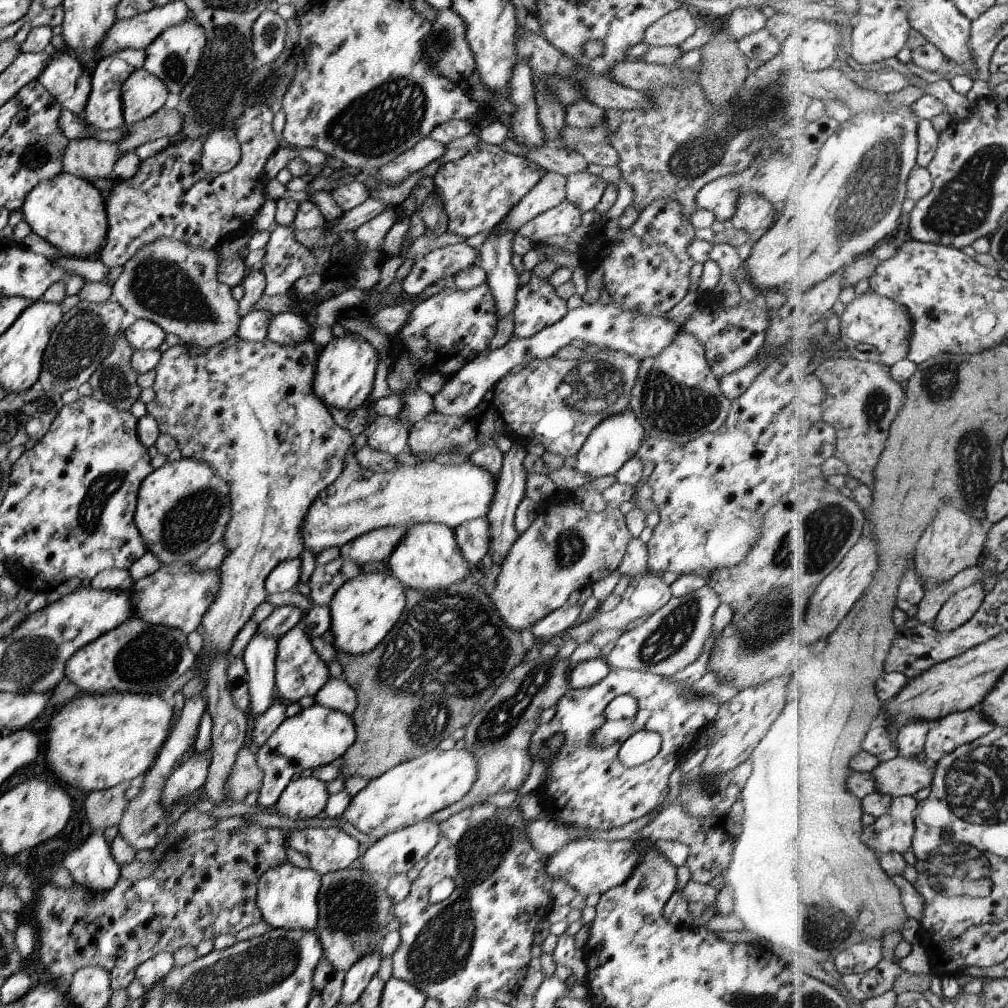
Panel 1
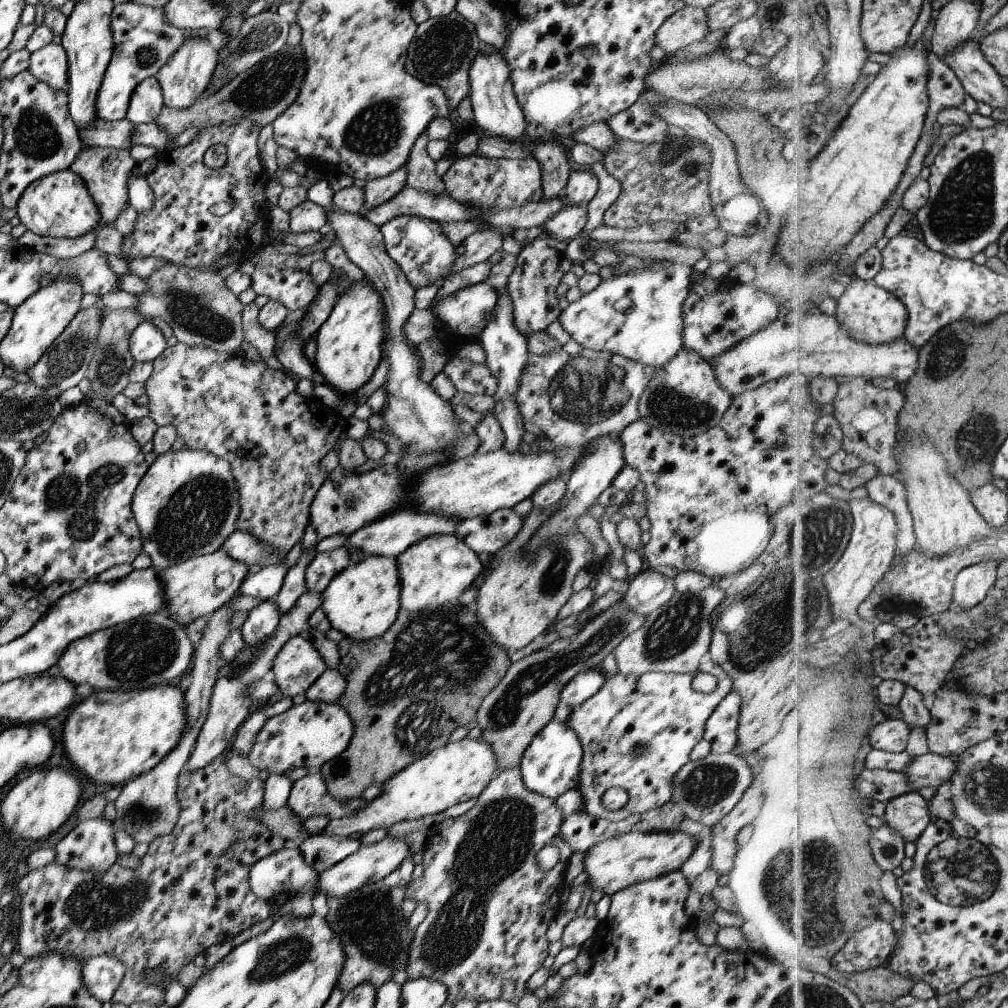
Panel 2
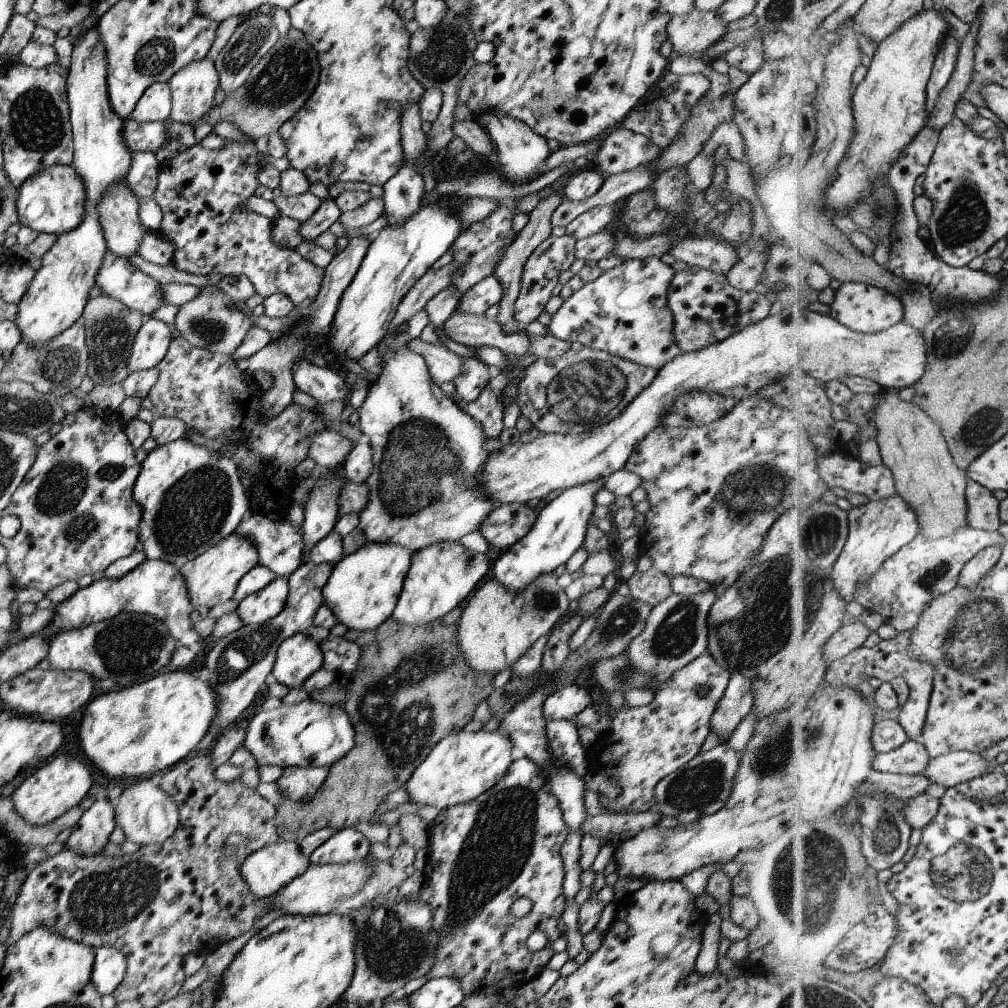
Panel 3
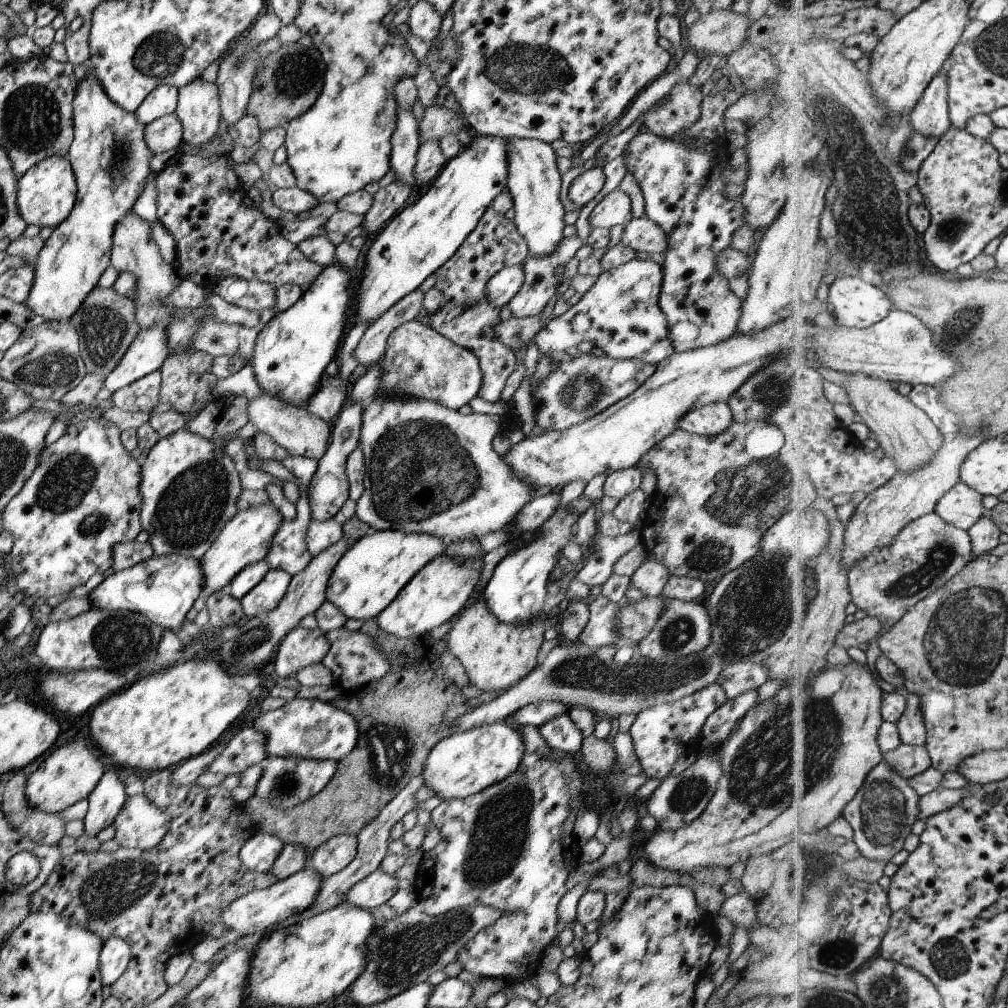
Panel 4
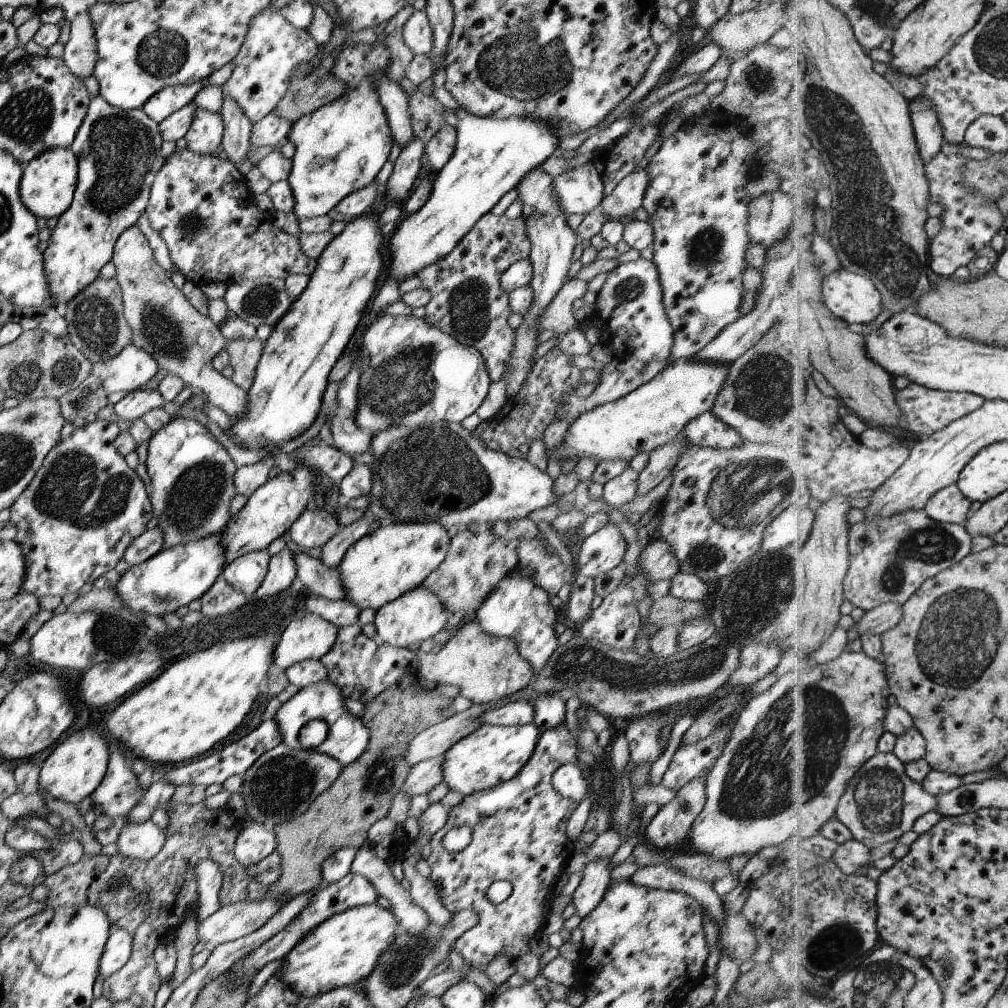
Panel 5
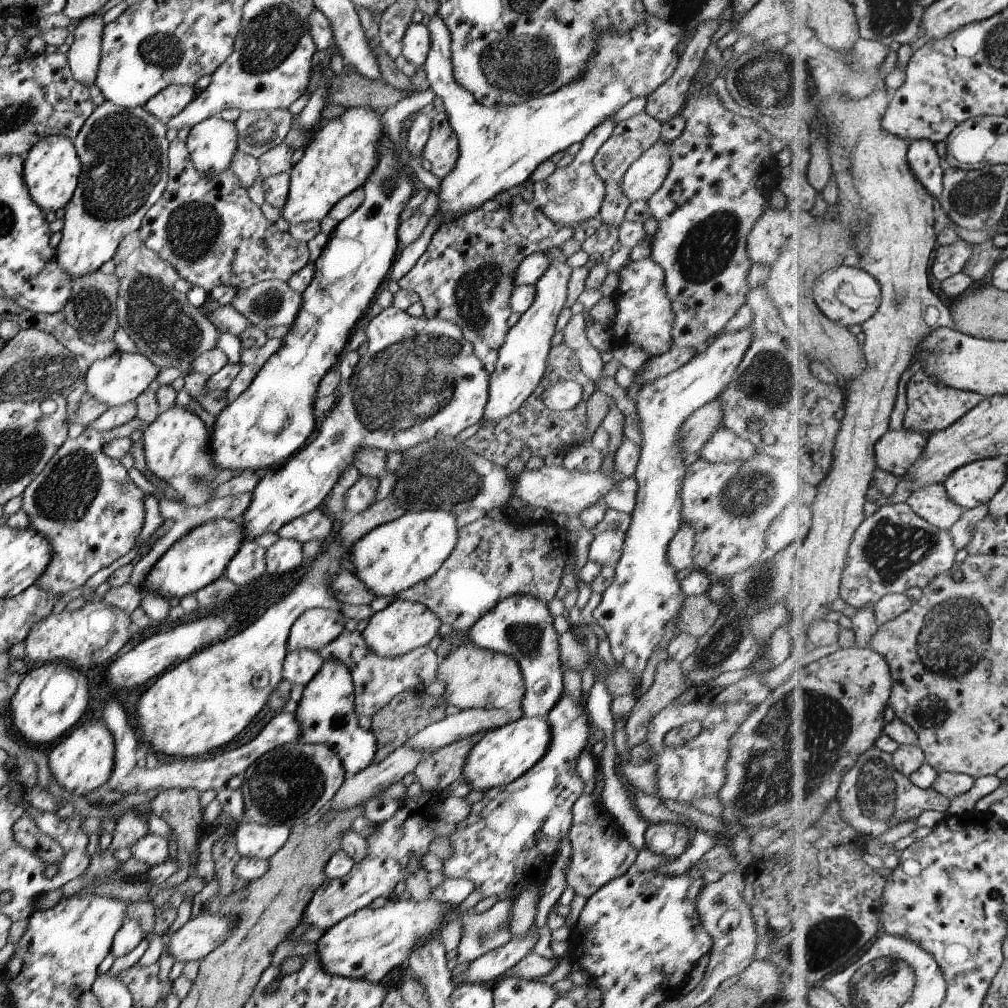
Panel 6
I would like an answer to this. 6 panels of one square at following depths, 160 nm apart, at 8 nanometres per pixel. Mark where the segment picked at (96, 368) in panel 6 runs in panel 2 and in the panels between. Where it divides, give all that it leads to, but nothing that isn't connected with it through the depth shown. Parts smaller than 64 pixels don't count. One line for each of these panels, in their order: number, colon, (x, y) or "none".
2: (145, 342)
3: (151, 341)
4: (148, 350)
5: (130, 368)

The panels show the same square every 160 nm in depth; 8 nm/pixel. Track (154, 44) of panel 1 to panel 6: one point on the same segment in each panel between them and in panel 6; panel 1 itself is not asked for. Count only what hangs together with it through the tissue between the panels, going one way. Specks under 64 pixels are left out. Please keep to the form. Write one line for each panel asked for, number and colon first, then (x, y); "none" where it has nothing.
2: (183, 77)
3: (193, 87)
4: (197, 109)
5: (203, 138)
6: (210, 144)

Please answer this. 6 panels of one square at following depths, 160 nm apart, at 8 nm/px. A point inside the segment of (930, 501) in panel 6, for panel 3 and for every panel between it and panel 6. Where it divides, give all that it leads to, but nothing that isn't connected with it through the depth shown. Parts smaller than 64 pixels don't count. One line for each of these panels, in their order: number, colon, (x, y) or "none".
3: (982, 507)
4: (962, 506)
5: (950, 505)

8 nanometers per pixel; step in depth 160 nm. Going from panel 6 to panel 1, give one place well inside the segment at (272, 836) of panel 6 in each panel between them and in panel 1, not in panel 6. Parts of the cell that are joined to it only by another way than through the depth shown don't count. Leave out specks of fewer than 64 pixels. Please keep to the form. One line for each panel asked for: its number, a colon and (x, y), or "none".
1: (286, 895)
2: (284, 872)
3: (265, 870)
4: (258, 854)
5: (254, 842)

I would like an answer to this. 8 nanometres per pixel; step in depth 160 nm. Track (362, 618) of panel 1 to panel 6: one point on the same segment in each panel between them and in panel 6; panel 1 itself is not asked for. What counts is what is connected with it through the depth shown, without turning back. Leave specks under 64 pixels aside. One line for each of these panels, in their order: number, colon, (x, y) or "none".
2: (362, 601)
3: (362, 589)
4: (369, 575)
5: (383, 565)
6: (392, 557)

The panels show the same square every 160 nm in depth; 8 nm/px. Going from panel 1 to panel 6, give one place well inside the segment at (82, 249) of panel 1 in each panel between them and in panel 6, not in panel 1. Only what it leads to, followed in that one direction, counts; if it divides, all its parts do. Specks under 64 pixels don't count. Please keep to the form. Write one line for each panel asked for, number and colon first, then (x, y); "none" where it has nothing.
2: (58, 205)
3: (52, 201)
4: (46, 193)
5: (48, 181)
6: (50, 169)

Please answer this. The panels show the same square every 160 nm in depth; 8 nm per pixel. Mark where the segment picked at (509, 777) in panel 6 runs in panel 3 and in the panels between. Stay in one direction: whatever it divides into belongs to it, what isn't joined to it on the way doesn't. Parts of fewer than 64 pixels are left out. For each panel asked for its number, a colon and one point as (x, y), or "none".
3: (458, 768)
4: (465, 762)
5: (490, 755)

